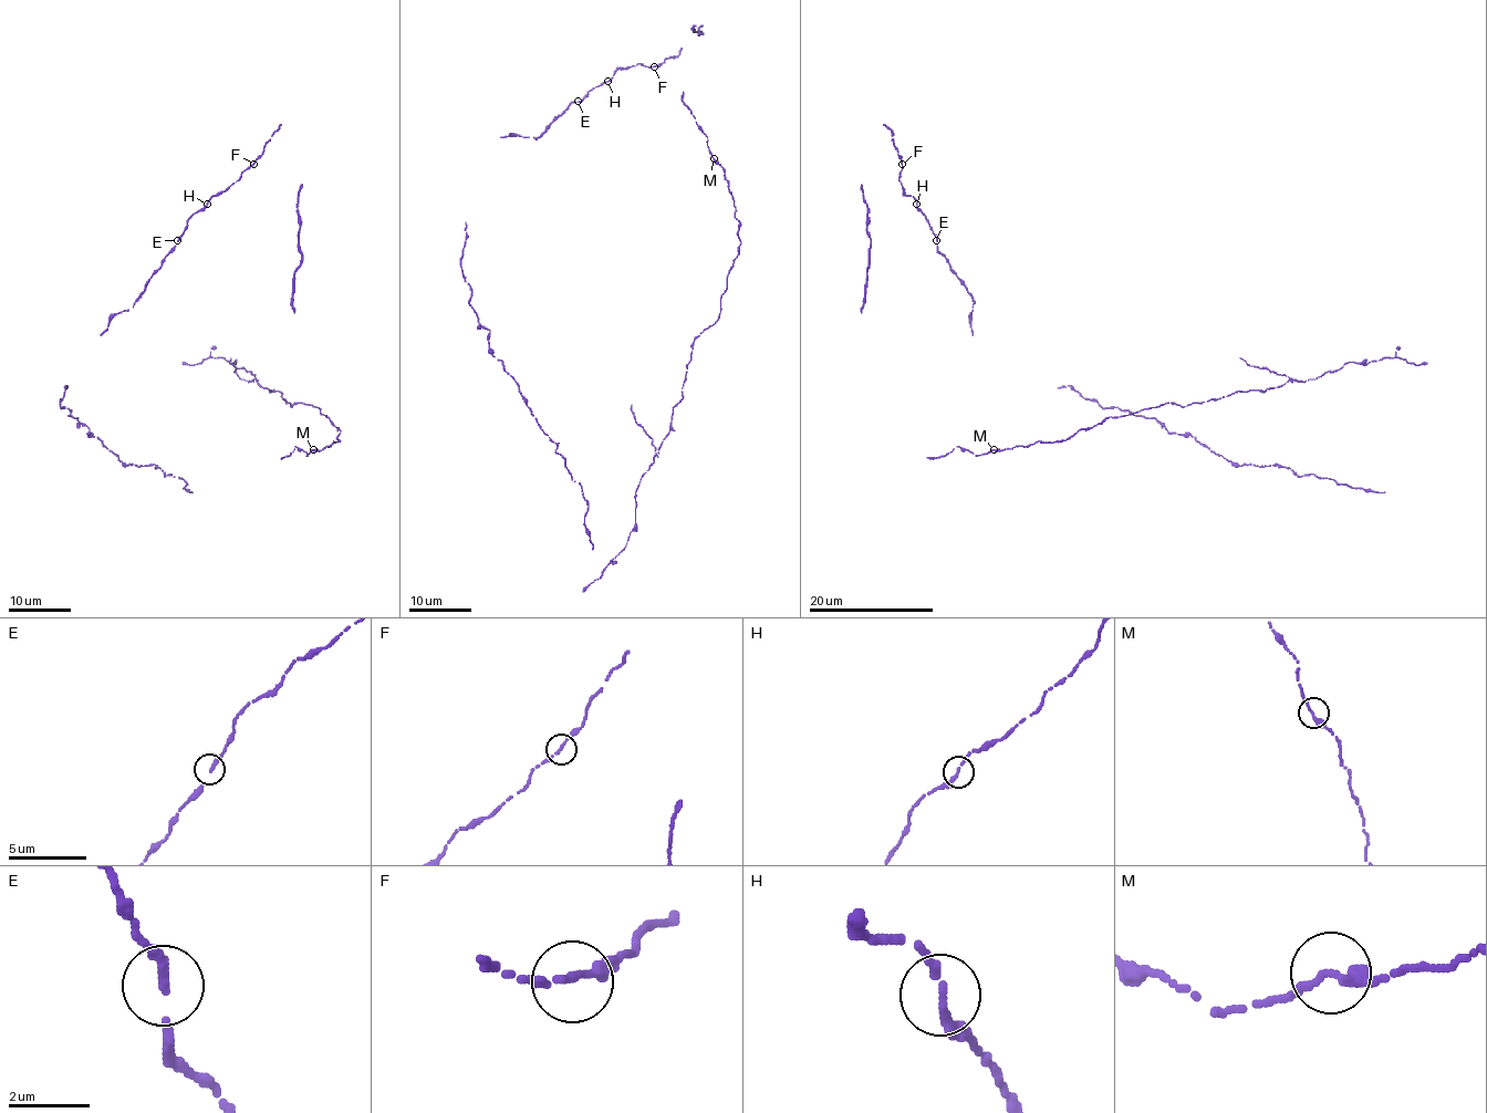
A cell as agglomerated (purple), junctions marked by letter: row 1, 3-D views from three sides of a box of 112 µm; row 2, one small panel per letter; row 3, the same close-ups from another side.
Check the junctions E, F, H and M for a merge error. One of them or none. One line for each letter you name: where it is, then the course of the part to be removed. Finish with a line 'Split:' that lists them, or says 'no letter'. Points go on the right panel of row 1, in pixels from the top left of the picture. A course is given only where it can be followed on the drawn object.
Split: no letter

